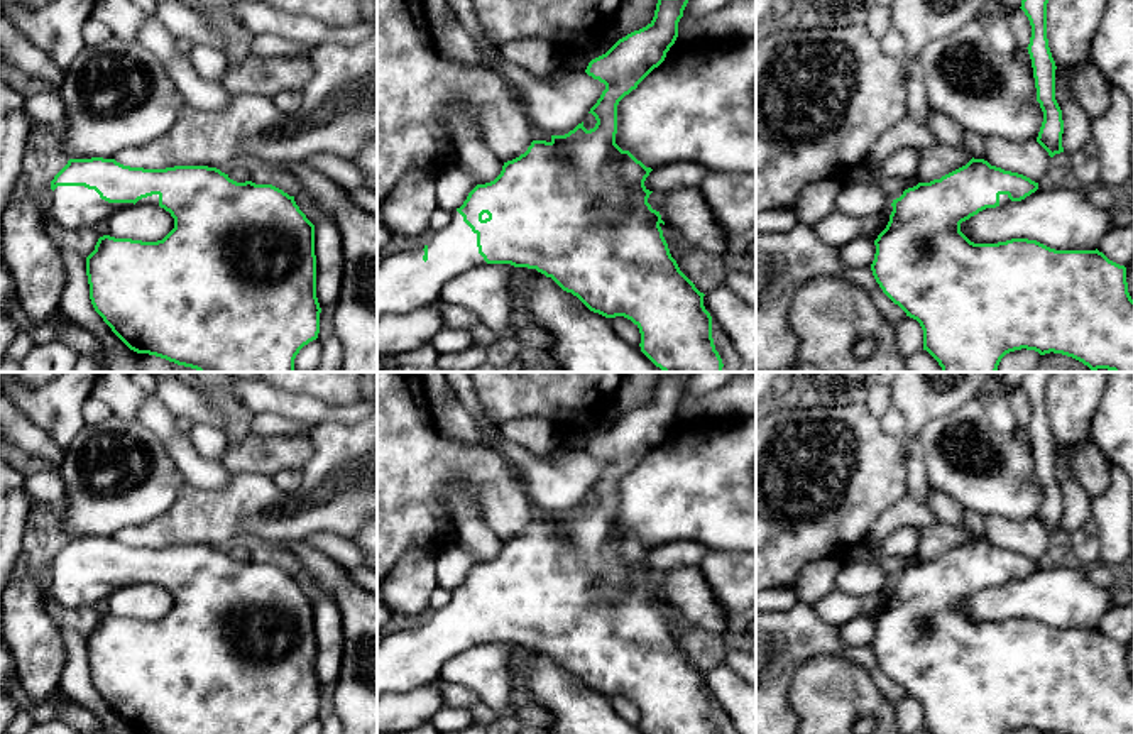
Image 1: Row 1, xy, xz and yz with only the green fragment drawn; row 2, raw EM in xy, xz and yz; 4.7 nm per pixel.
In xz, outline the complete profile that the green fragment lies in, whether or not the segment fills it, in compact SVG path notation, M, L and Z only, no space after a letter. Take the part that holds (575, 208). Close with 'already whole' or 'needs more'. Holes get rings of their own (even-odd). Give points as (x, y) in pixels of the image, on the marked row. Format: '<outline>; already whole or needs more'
M658 0L654 17L646 27L619 39L605 54L588 63L585 73L605 85L588 112L597 120L594 129L587 130L582 122L565 135L551 135L550 142L533 140L524 154L504 162L494 181L477 184L428 245L377 262L377 320L438 301L443 284L470 269L511 264L551 277L594 313L631 320L641 333L641 352L663 372L722 372L724 364L712 338L712 316L703 306L705 294L680 271L660 227L665 222L648 203L653 191L644 181L653 169L616 144L619 101L665 61L678 37L678 22L687 3L688 0Z; needs more

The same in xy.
M103 157L69 159L51 181L51 189L52 194L47 211L52 215L54 223L69 230L95 227L96 223L110 218L117 210L132 205L159 205L174 218L174 228L162 240L142 242L103 235L98 238L95 250L86 257L91 304L130 350L156 355L178 365L196 369L198 372L294 372L294 359L299 350L318 338L321 308L316 298L315 225L299 210L294 196L289 196L282 189L272 184L255 184L252 181L237 183L220 169L208 166L144 169L123 166L115 159Z; needs more

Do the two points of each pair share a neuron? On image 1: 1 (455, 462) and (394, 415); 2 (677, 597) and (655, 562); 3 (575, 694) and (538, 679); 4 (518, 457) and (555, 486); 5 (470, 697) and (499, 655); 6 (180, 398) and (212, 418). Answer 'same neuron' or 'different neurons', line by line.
1: same neuron
2: different neurons
3: same neuron
4: same neuron
5: different neurons
6: same neuron

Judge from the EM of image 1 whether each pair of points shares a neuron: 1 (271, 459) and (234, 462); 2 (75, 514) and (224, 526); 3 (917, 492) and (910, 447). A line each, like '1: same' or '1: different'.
1: same
2: different
3: same

